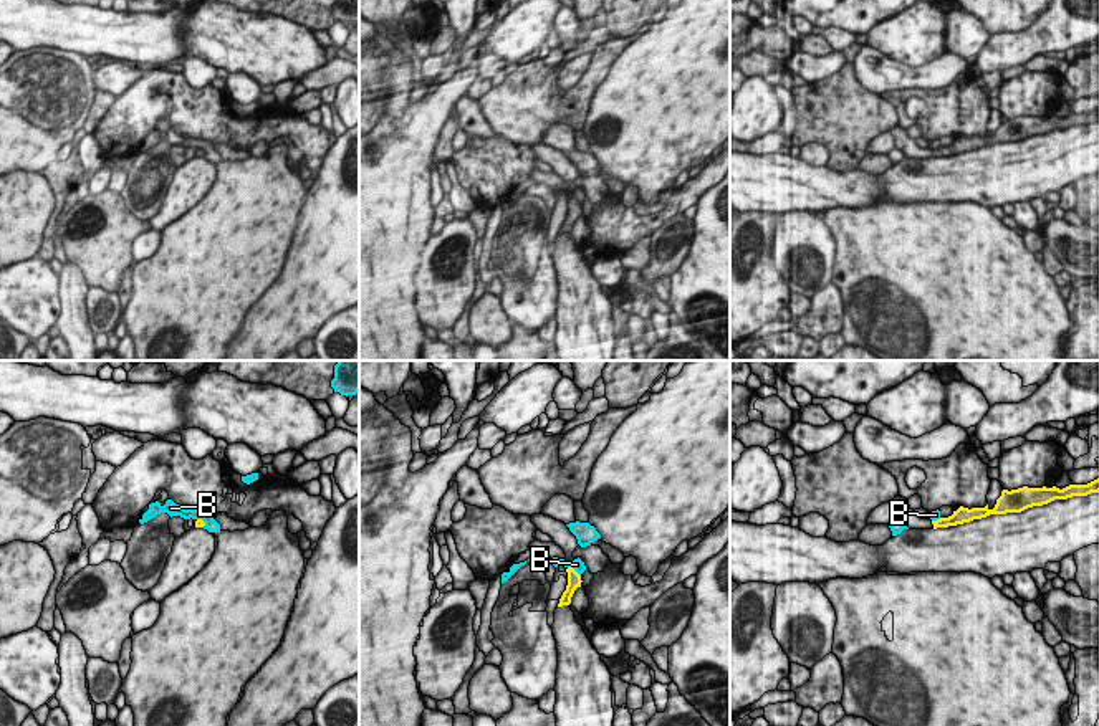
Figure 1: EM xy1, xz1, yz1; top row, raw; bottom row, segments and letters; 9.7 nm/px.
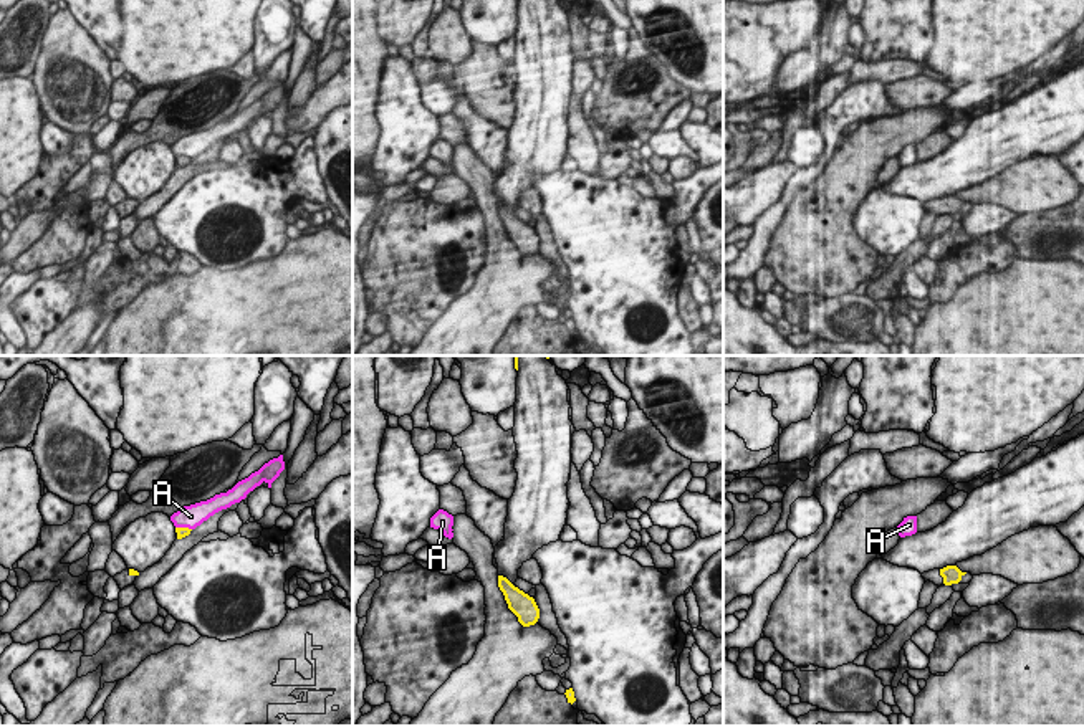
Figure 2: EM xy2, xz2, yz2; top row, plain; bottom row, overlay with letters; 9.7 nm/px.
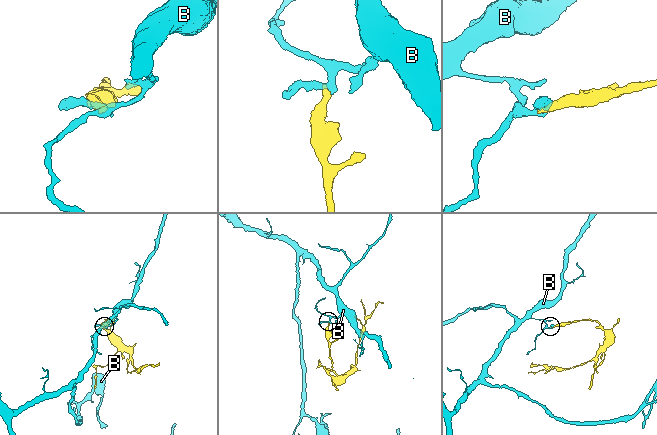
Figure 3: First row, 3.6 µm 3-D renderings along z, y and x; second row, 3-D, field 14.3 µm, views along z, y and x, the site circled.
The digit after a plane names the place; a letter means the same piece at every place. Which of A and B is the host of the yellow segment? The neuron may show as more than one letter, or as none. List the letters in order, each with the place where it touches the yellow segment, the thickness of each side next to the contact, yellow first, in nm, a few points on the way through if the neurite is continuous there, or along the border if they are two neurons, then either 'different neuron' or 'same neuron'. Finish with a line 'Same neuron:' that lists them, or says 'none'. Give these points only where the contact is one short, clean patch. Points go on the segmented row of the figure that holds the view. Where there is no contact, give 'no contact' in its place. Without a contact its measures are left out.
A: xy2 (184, 528) | 100/220 nm | along xy2 (176, 526), (191, 530) | different neuron
B: xz1 (575, 571) | 130/120 nm | along xz1 (568, 566), (580, 576) | different neuron
Same neuron: none

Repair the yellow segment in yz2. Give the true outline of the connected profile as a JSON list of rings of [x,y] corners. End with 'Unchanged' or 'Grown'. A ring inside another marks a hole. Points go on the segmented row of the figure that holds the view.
[[[947,566],[943,569],[923,572],[922,577],[925,579],[925,582],[930,580],[940,587],[958,584],[965,574],[966,572],[962,572],[957,566]]]. Grown

